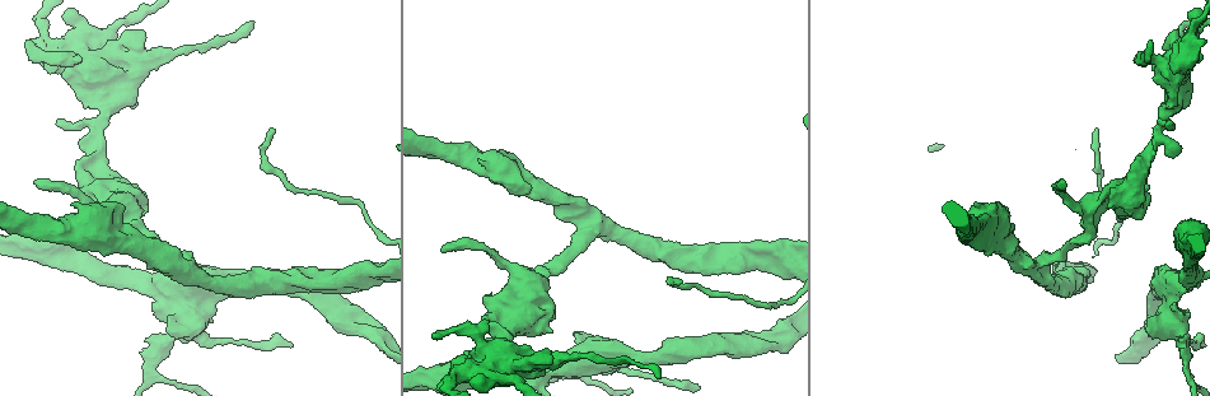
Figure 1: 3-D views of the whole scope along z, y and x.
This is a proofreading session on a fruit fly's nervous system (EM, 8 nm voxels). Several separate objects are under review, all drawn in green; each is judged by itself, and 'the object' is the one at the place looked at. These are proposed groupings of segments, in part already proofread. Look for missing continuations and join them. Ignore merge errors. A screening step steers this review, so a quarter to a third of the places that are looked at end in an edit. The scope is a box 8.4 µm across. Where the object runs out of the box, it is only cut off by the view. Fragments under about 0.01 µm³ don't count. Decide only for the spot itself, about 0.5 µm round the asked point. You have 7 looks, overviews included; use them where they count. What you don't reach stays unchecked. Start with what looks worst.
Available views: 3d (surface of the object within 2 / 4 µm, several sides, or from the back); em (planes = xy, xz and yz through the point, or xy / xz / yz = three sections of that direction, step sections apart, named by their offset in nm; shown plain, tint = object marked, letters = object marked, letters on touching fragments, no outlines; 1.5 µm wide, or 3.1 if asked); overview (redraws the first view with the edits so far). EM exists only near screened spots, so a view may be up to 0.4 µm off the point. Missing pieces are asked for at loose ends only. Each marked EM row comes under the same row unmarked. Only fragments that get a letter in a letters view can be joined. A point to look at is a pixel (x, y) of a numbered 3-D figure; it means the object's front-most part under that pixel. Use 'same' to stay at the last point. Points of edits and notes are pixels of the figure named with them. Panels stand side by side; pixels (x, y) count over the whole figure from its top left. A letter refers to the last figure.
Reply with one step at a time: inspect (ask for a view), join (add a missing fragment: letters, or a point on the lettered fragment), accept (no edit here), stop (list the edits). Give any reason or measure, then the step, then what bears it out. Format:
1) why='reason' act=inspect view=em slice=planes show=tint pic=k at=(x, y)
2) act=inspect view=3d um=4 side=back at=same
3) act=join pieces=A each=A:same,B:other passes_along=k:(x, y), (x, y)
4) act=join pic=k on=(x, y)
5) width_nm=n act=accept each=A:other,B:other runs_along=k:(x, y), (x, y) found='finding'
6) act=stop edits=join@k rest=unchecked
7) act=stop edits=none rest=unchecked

why='free end' act=inspect view=3d um=4 pic=1 at=(440, 336)

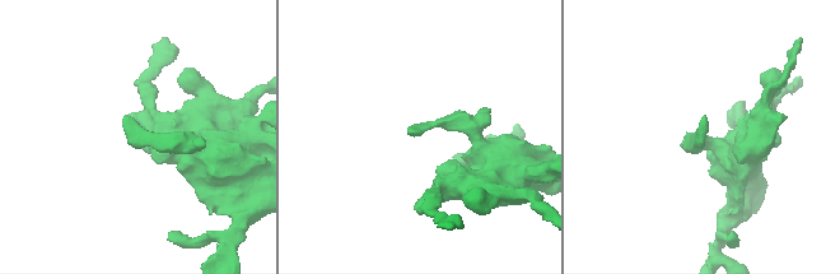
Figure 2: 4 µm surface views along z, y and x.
act=inspect view=em slice=xz step=4 show=letters pic=2 at=(126, 117)

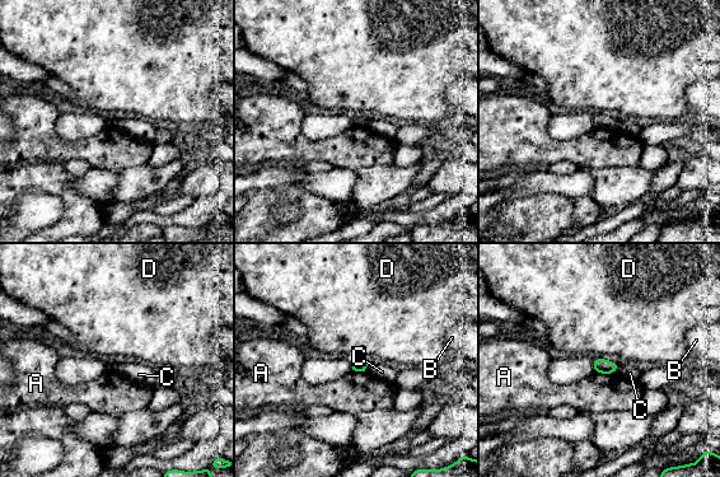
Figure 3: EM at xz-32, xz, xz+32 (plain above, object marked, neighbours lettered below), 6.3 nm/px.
act=accept each=A:other,B:other,C:other,D:other border=3:(368, 364), (364, 372) found='no lettered fragment goes on from it'

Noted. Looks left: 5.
act=inspect view=3d um=2 pic=1 at=(1172, 33)

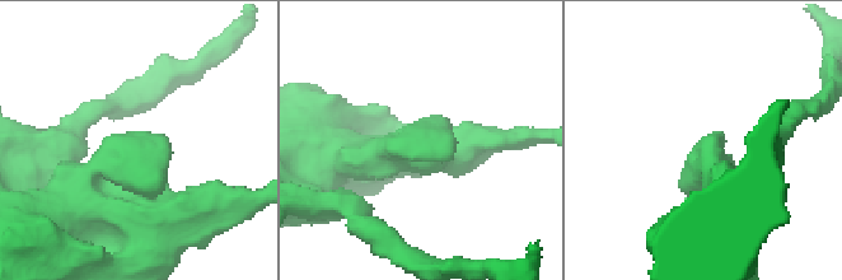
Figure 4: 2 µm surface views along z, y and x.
why='now the EM' act=inspect view=em slice=xy step=4 show=letters pic=4 at=(400, 136)

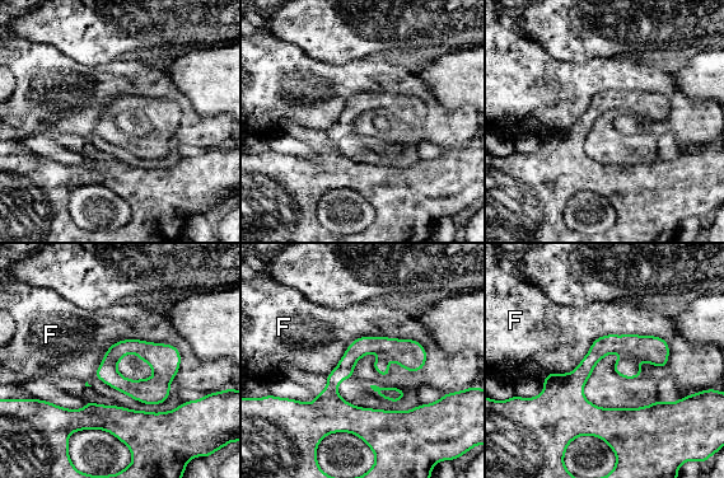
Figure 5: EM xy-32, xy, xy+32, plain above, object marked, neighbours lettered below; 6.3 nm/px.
act=accept each=F:other found='none of them fits'

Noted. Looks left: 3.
why='free end' act=inspect view=3d um=2 pic=1 at=(496, 323)

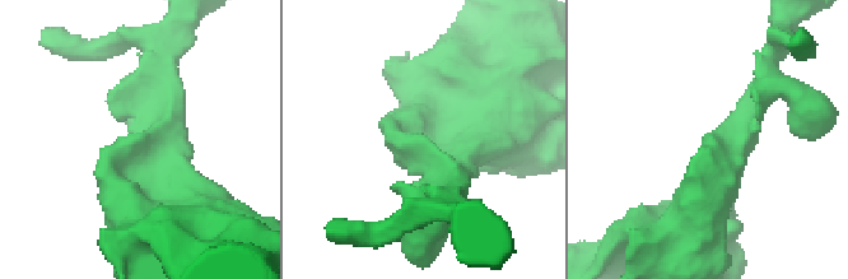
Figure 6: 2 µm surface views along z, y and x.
act=inspect view=em slice=xz step=8 show=letters pic=6 at=(135, 140)

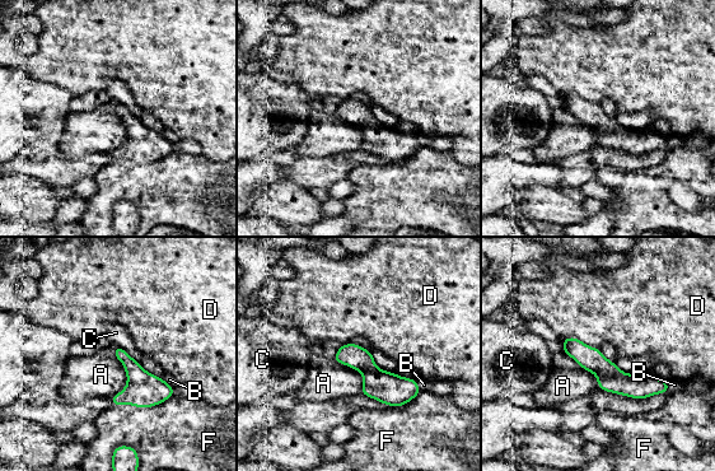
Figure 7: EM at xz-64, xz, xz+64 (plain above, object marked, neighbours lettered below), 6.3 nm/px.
why='cut it another way' act=inspect view=em slice=planes show=letters at=same

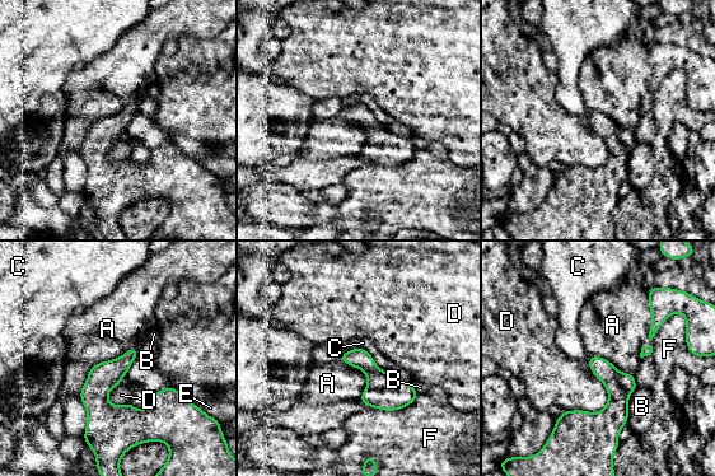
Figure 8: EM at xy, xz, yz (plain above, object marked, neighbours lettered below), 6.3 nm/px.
act=accept each=A:other,B:other,C:other,D:other,E:other,F:other border=8:(339, 360), (365, 374), (359, 400) found='no lettered fragment goes on from it'

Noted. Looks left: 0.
act=stop edits=none rest=unchecked

